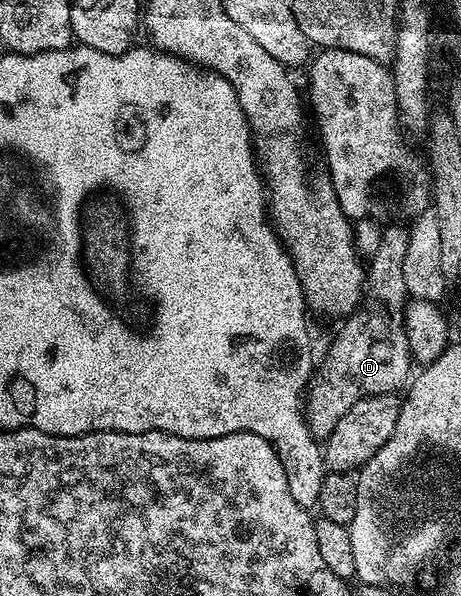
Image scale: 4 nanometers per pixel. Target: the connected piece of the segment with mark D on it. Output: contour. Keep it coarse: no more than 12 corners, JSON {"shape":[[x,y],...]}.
{"shape":[[407,226],[383,228],[366,281],[302,400],[323,441],[367,395],[409,382]]}

